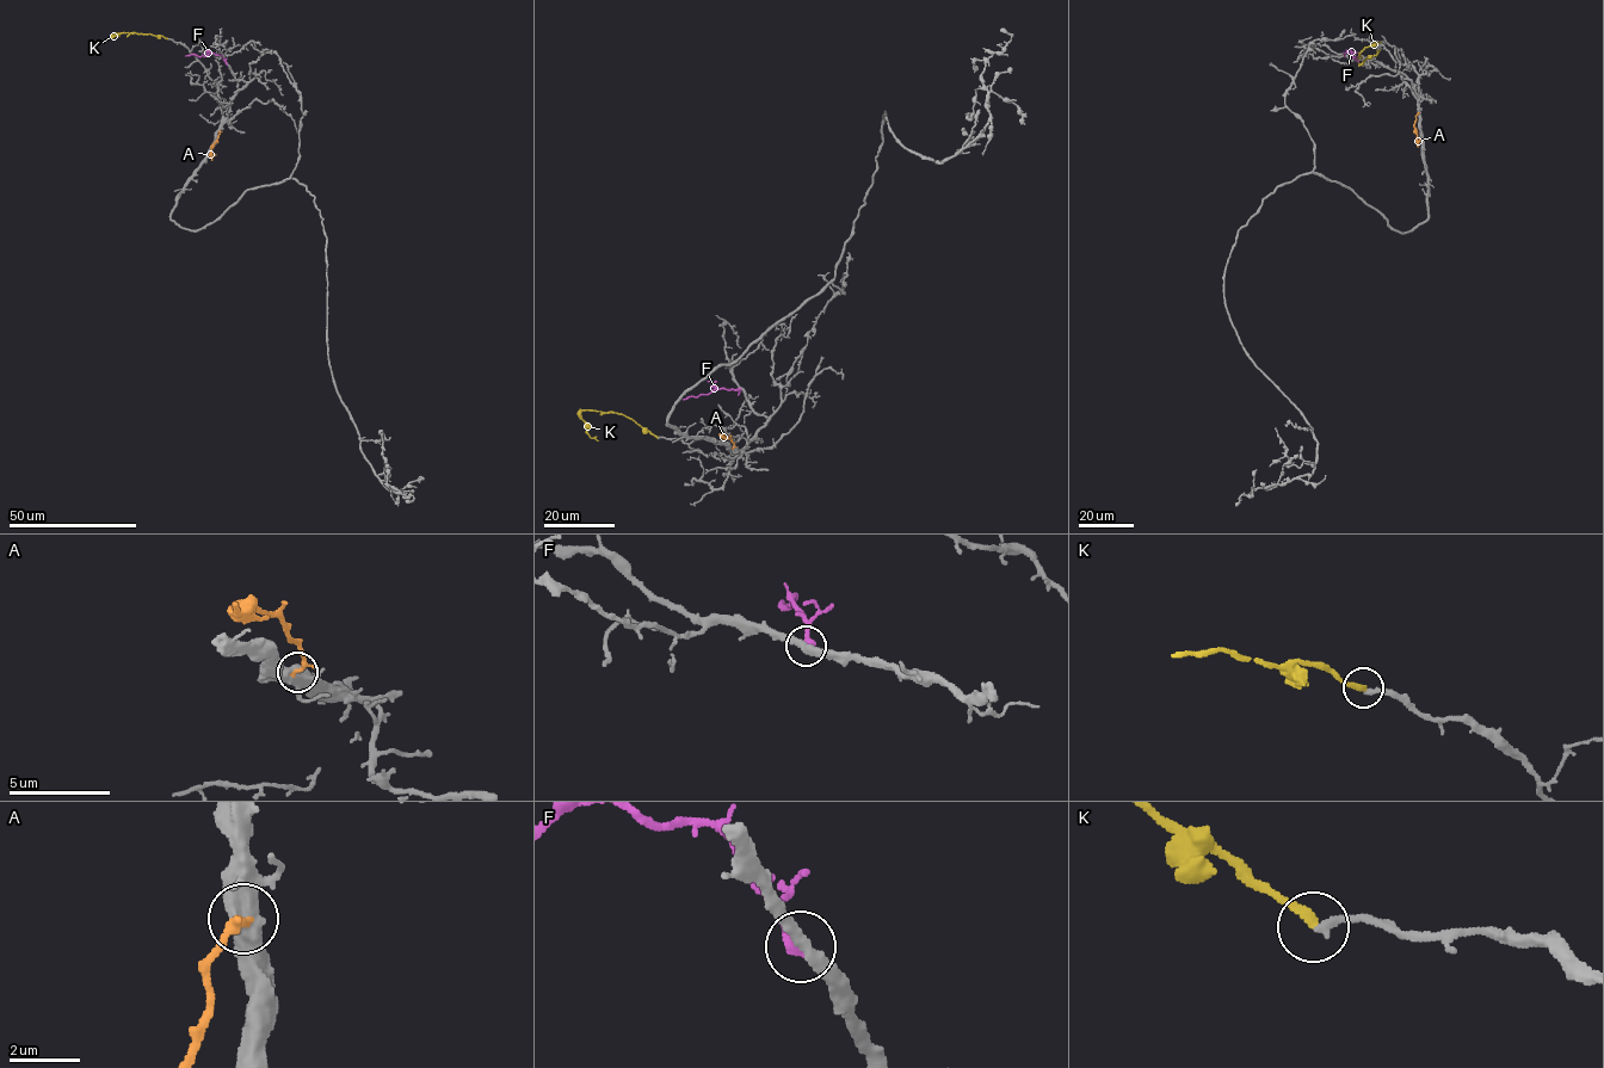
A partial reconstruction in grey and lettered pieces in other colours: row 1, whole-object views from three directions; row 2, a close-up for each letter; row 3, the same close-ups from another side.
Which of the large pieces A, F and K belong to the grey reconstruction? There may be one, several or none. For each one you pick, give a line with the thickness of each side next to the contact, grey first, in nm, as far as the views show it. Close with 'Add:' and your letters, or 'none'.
Add: none

